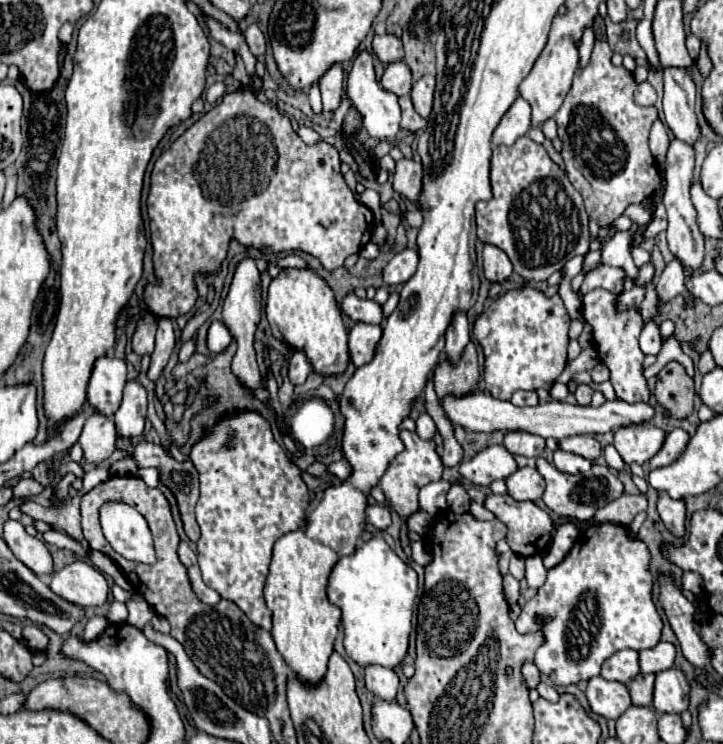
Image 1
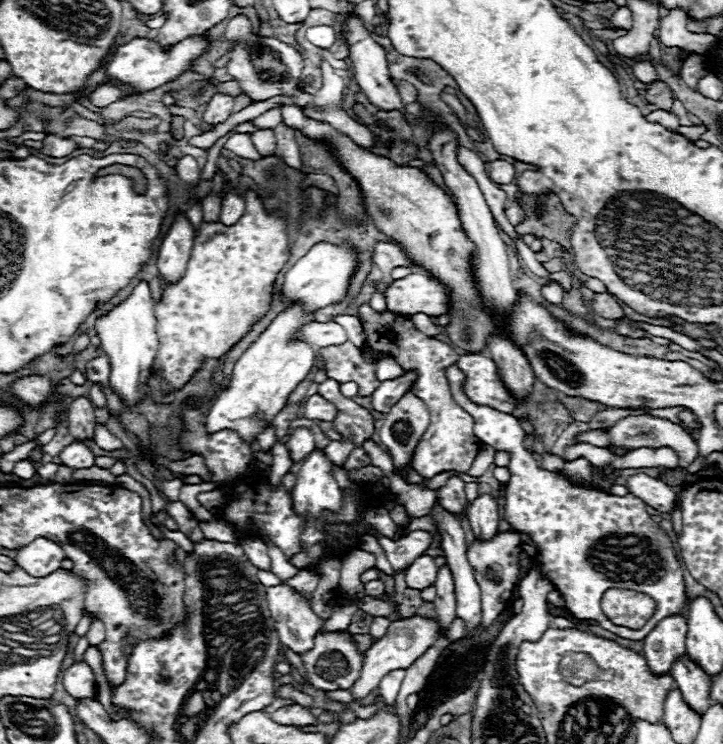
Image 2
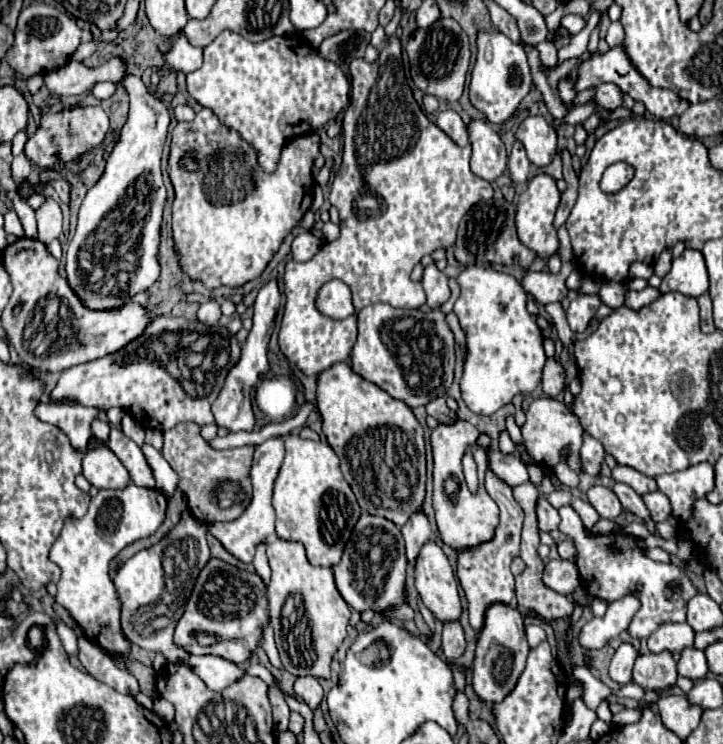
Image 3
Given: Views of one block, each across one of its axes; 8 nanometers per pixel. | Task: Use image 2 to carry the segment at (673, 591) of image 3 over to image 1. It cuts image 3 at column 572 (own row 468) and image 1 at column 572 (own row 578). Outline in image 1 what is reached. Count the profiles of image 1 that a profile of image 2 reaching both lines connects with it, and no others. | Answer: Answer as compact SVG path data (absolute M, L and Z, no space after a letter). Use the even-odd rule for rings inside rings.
M594 524L580 536L580 540L574 544L564 562L548 570L544 586L538 590L538 594L532 600L528 600L522 606L522 612L516 618L516 630L518 632L532 632L536 628L544 630L546 642L544 646L538 648L534 660L538 670L546 674L552 680L552 684L568 686L568 684L578 684L580 680L590 680L600 674L602 662L610 658L614 652L624 648L644 650L660 642L662 620L652 602L654 578L648 572L648 564L650 564L650 554L646 544L638 538L630 538L624 526ZM534 616L546 616L550 618L550 622L540 626L534 620Z

